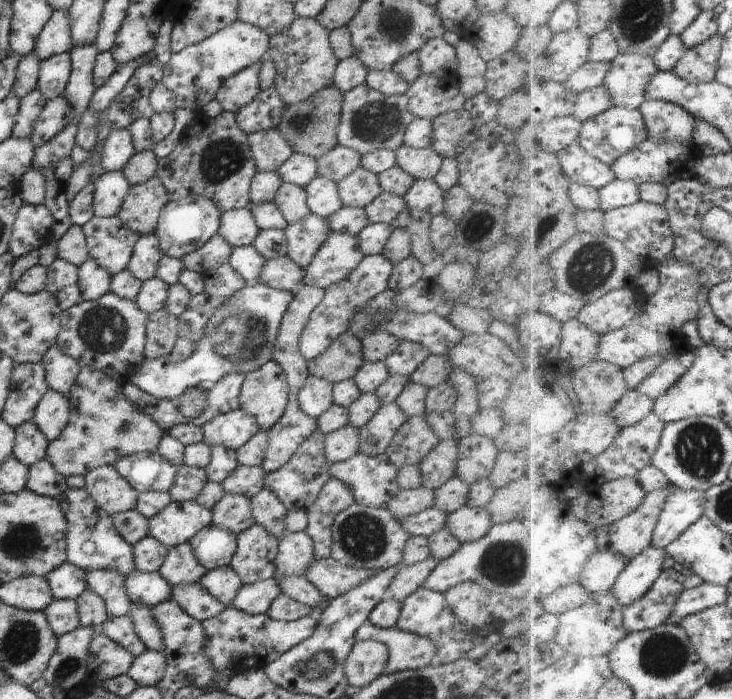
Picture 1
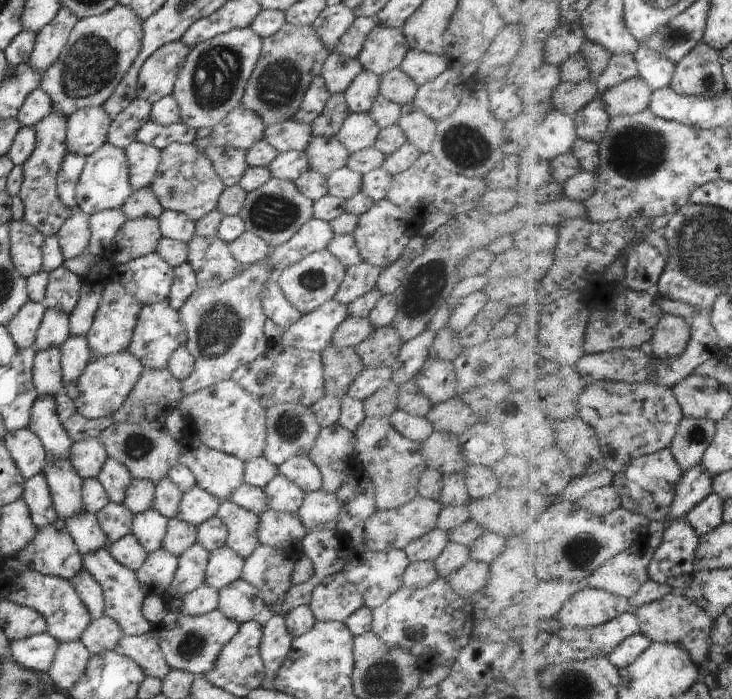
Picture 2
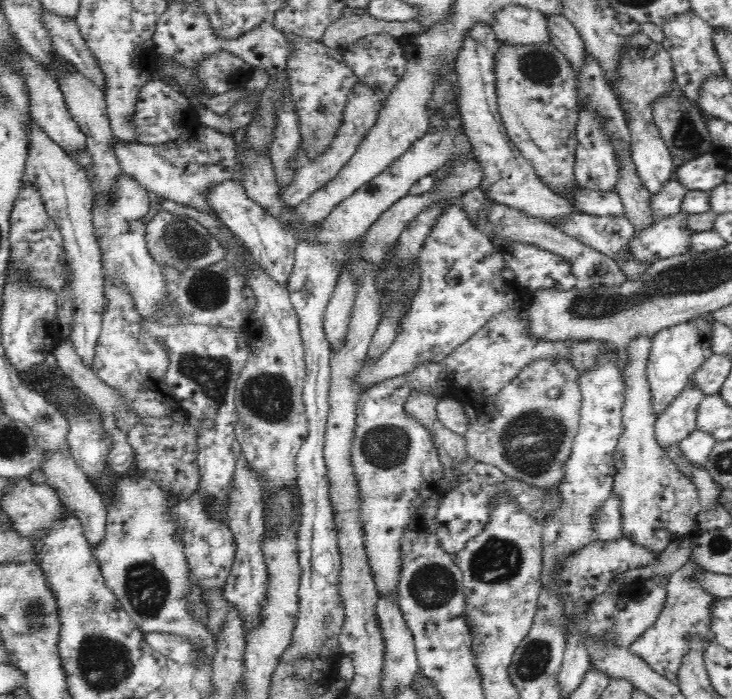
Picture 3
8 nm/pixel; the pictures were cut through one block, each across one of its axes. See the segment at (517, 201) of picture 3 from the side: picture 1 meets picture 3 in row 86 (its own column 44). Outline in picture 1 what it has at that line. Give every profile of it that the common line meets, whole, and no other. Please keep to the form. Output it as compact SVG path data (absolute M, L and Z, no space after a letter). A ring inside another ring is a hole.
M42 459L29 466L26 489L45 497L55 498L68 488L65 476L56 472L46 459Z

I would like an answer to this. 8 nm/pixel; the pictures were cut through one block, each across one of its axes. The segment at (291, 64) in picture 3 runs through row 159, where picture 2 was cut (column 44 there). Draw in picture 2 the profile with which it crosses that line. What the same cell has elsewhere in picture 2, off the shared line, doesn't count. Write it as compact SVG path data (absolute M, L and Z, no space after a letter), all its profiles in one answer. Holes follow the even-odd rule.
M30 300L5 326L18 350L34 347L45 313L46 306L43 303Z

